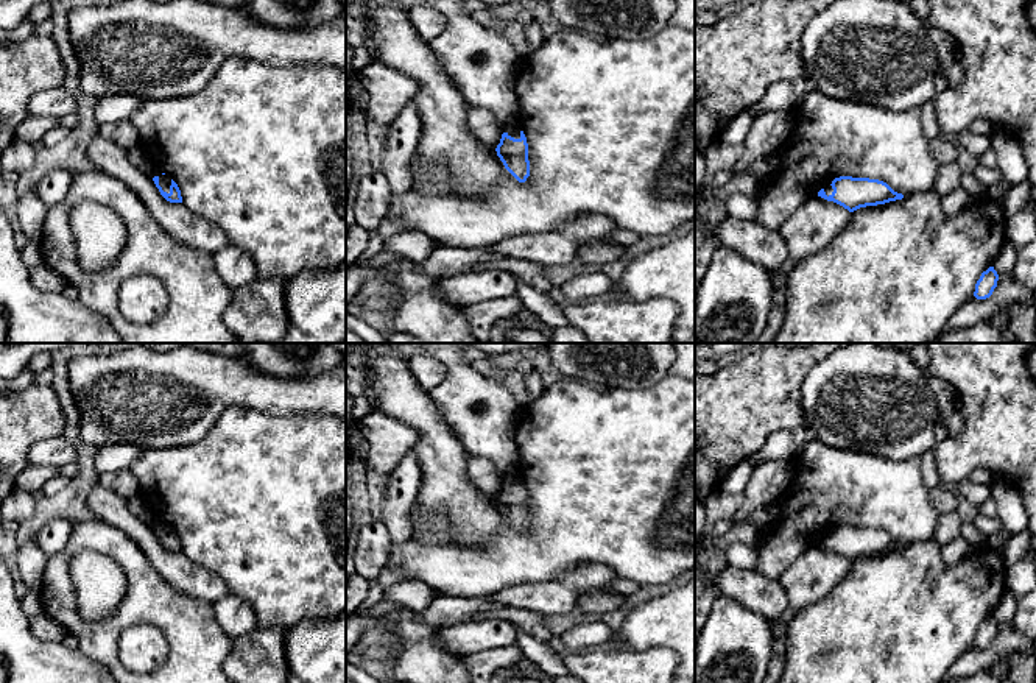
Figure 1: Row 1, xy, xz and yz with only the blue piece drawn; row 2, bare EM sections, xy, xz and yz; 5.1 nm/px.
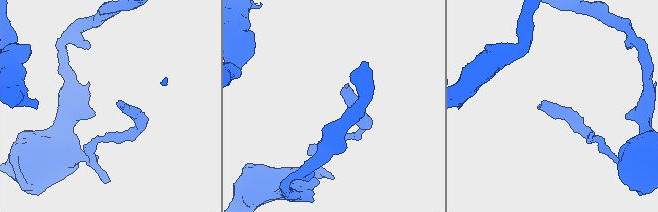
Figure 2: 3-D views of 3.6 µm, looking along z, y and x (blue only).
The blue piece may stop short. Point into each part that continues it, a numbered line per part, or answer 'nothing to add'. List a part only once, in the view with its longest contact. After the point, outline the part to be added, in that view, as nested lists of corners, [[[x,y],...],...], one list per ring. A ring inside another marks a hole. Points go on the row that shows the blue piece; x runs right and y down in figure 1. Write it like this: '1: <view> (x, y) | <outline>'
1: xy (164, 181) | [[[156,168],[150,175],[151,175],[151,178],[157,176],[159,178],[159,186],[162,187],[162,190],[170,193],[170,186],[171,186],[171,178],[170,176],[162,175]]]

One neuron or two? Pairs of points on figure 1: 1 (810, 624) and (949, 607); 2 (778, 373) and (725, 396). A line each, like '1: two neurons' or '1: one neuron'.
1: one neuron
2: one neuron

